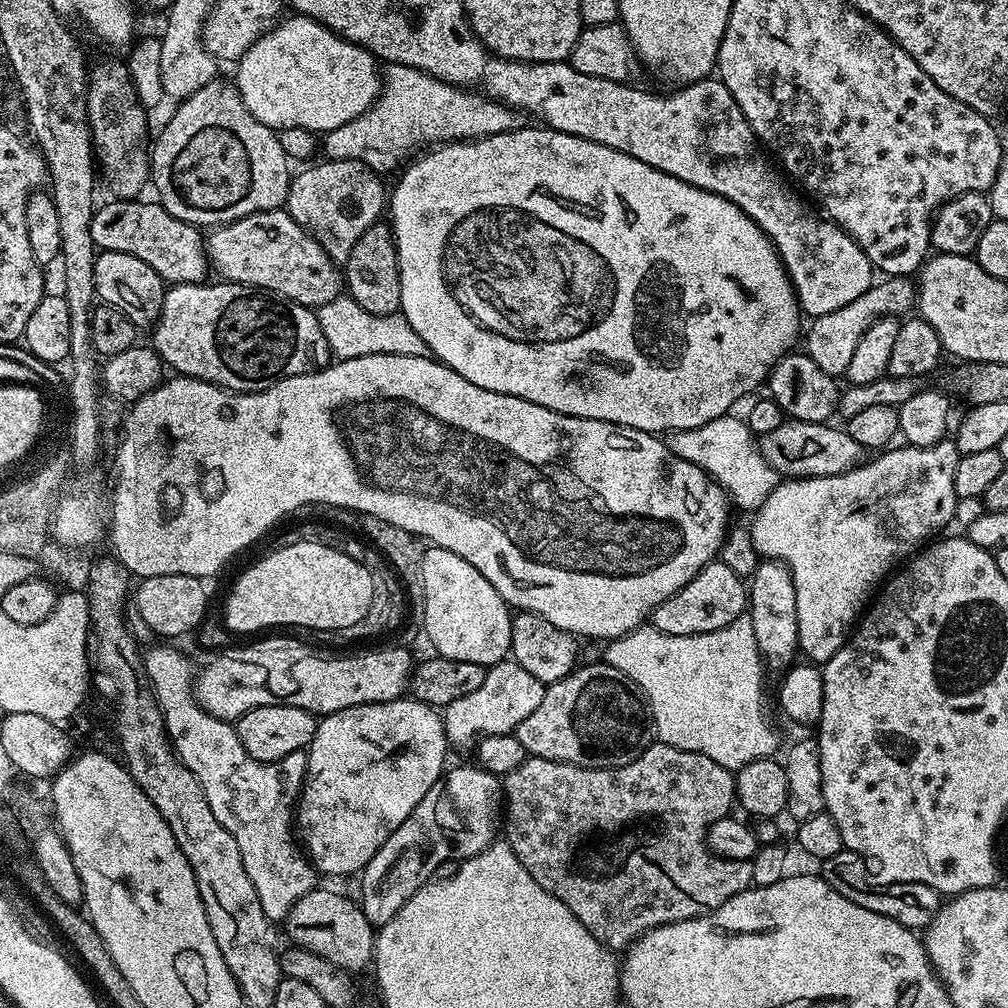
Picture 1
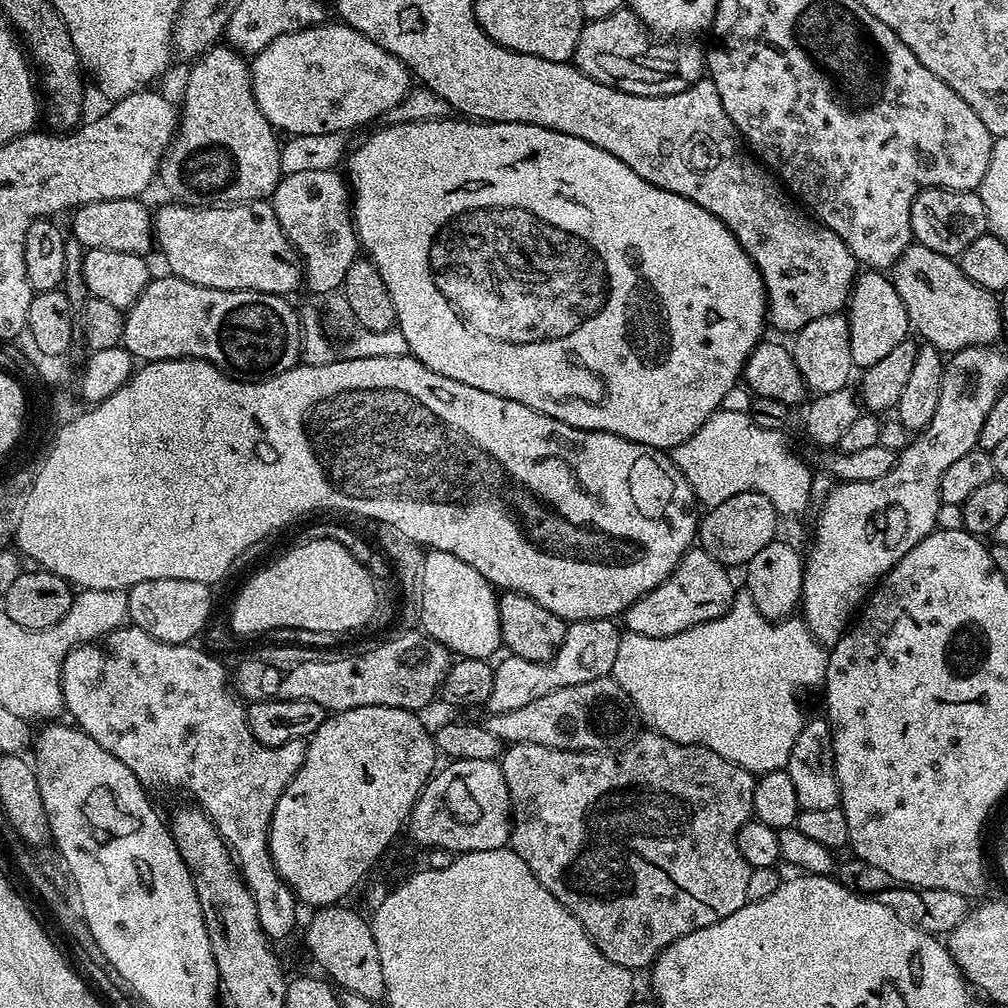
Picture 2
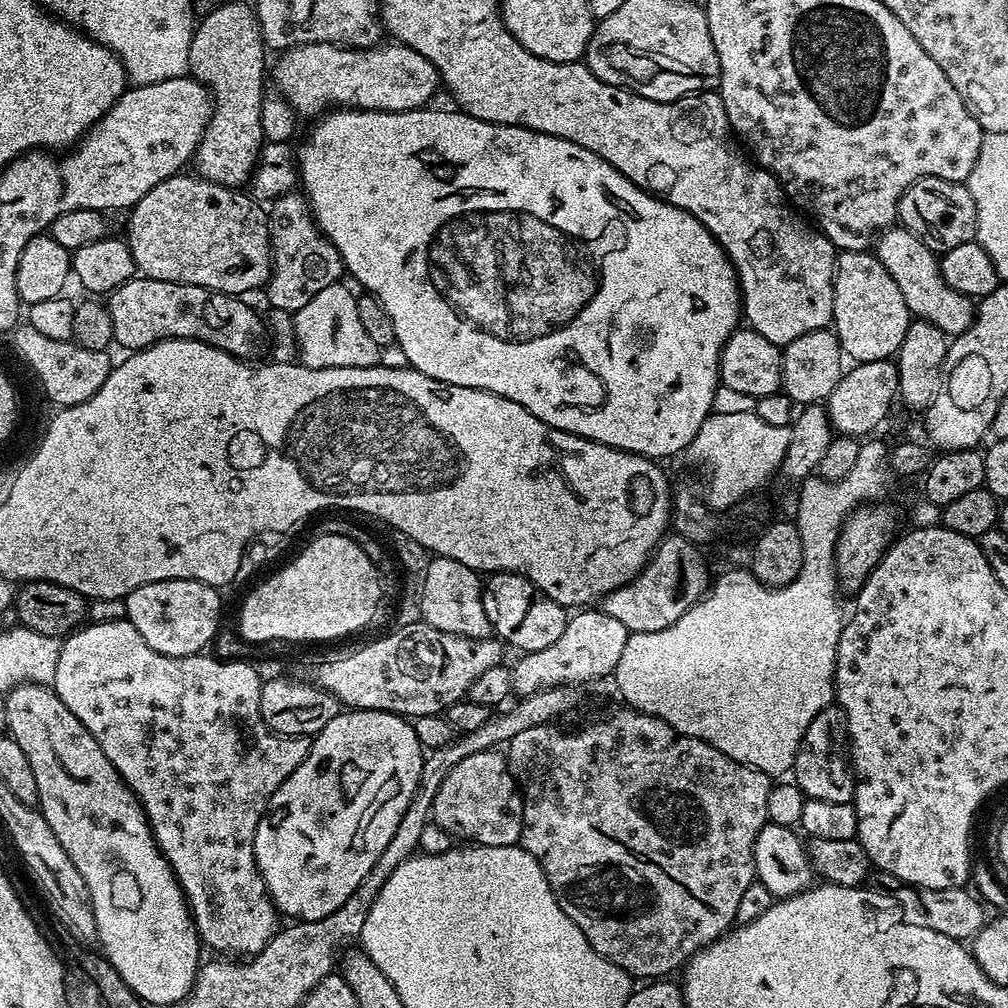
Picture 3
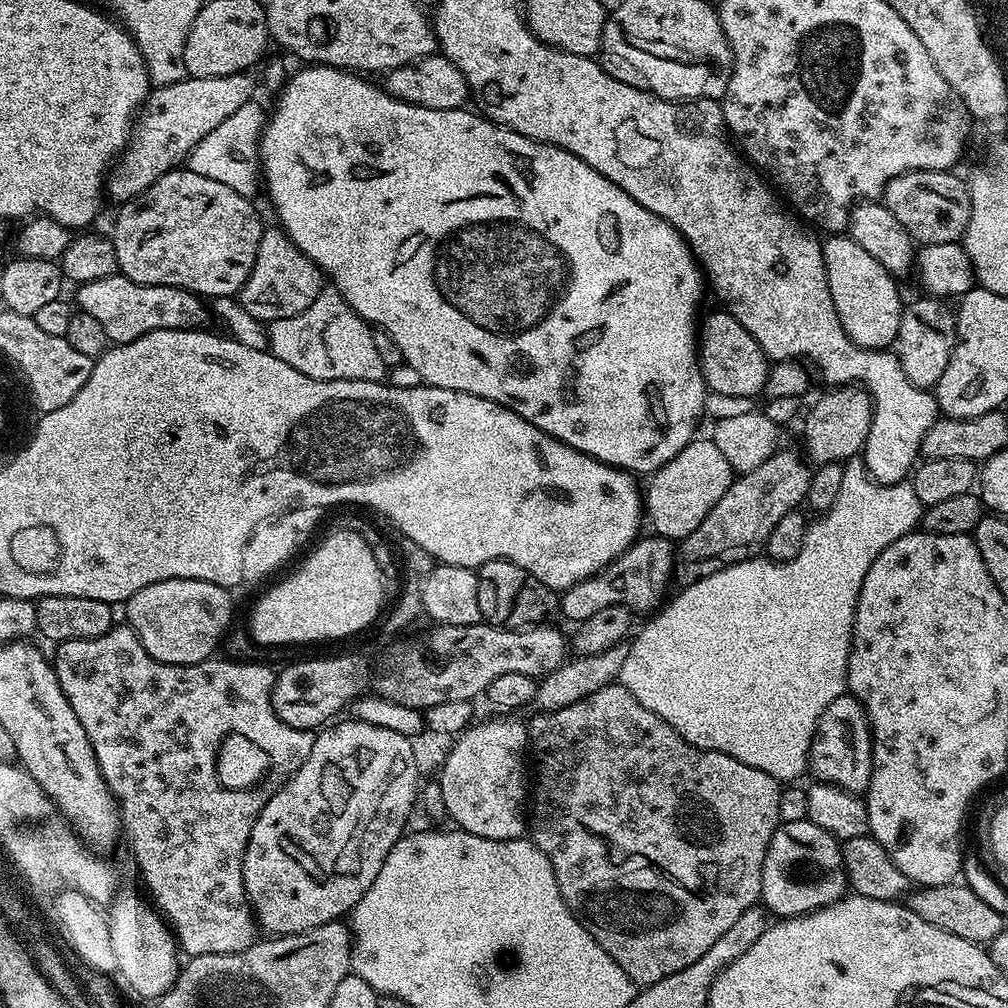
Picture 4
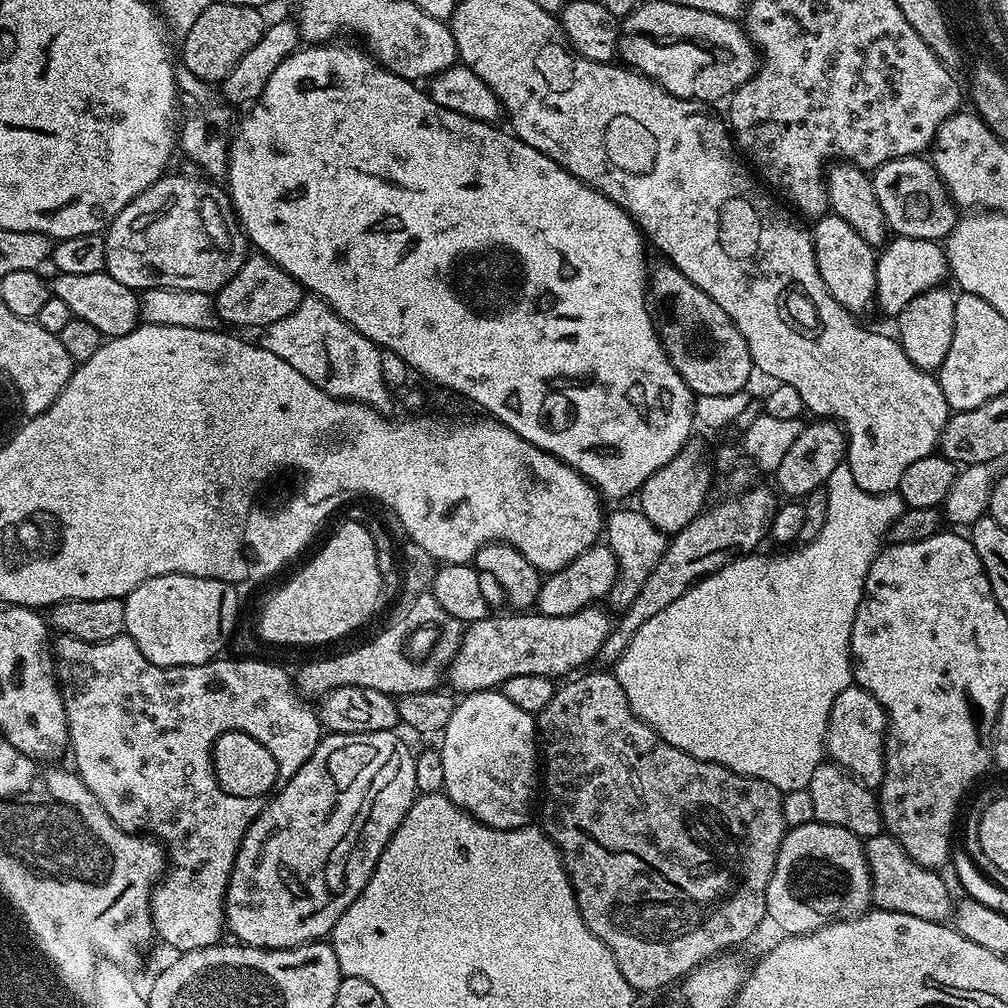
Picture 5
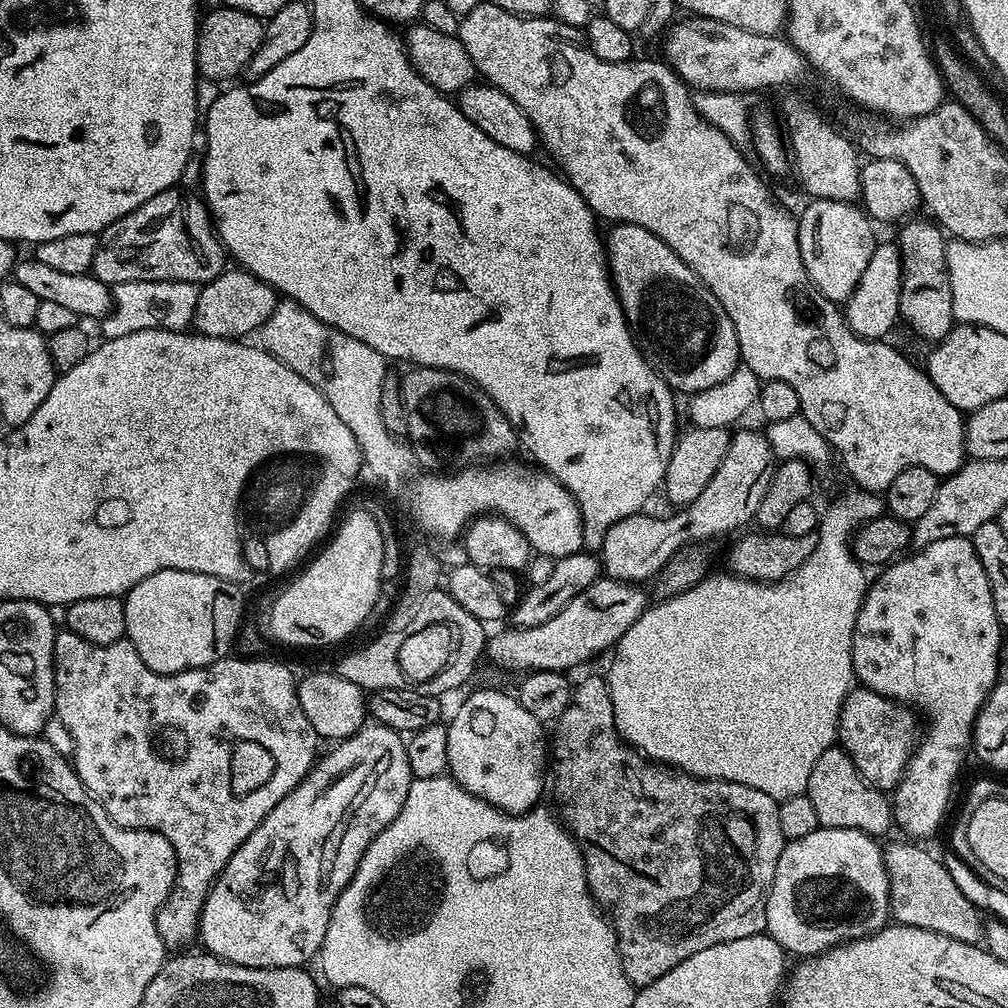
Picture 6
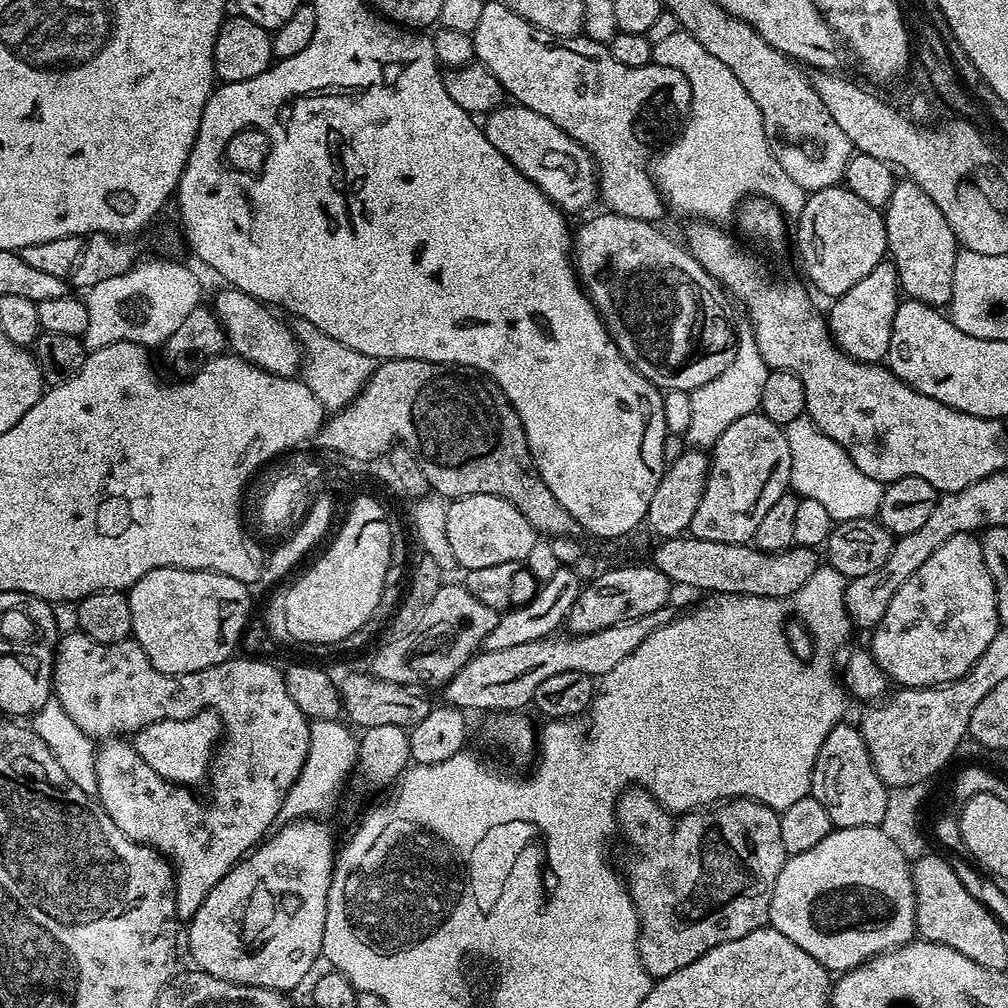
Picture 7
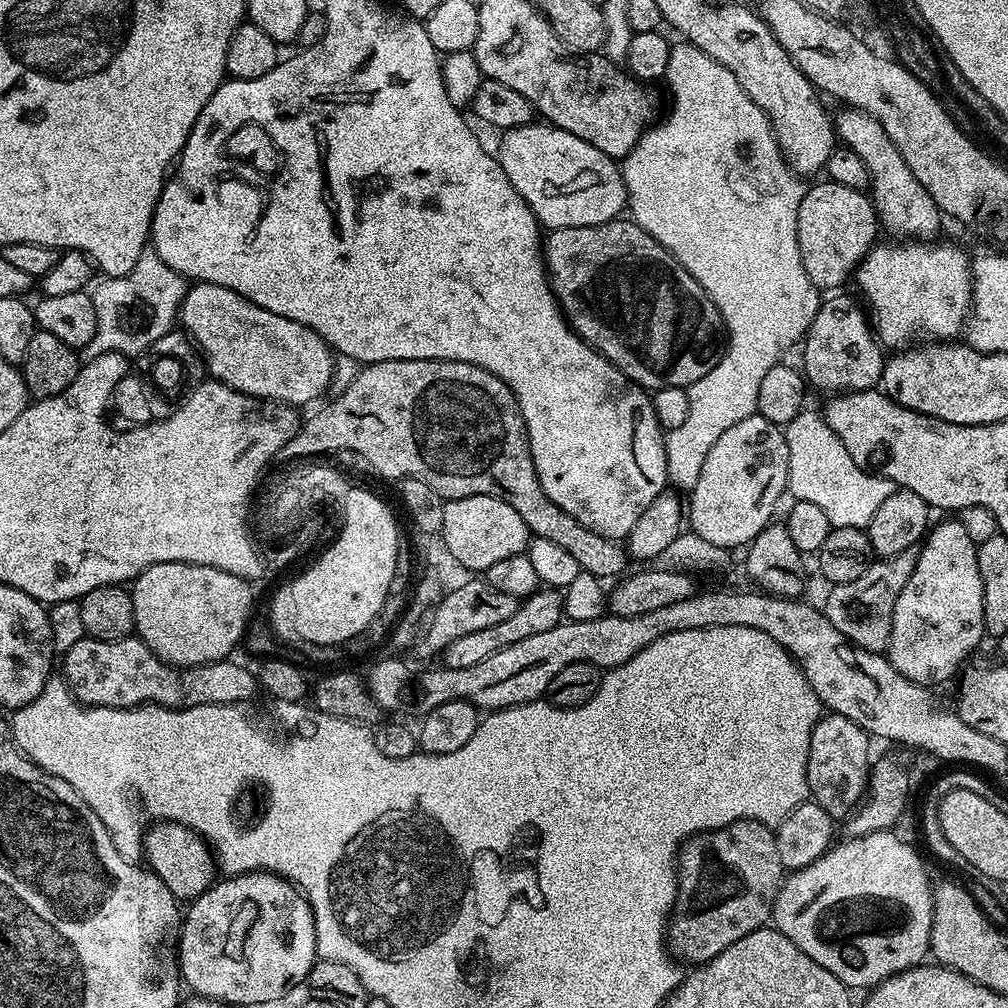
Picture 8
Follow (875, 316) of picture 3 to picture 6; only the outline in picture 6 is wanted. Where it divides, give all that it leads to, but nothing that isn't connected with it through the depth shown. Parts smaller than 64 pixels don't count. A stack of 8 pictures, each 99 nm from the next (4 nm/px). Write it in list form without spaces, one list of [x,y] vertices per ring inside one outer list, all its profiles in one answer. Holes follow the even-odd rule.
[[[813,199],[807,203],[804,213],[798,216],[798,246],[806,274],[810,274],[810,282],[814,282],[825,298],[833,302],[846,302],[854,294],[870,262],[870,254],[874,254],[876,249],[878,237],[872,233],[874,221],[863,207],[855,203]]]

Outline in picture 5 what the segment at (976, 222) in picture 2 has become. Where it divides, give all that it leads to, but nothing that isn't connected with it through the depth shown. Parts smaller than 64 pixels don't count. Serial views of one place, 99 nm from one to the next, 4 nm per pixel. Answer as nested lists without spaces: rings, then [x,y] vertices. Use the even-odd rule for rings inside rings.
[[[923,155],[894,158],[875,168],[871,178],[874,194],[878,194],[878,206],[882,206],[884,220],[895,235],[940,242],[954,230],[958,209],[931,159]]]

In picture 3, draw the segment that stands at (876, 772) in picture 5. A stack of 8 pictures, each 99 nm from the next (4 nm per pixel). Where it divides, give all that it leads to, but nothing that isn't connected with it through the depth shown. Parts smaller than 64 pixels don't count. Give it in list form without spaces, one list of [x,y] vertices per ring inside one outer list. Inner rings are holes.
[[[838,706],[824,708],[814,714],[814,722],[810,722],[810,726],[806,726],[806,734],[802,734],[800,748],[792,763],[791,779],[809,800],[851,804],[856,777],[849,757],[845,755],[848,751],[848,726],[844,722],[844,711]]]

